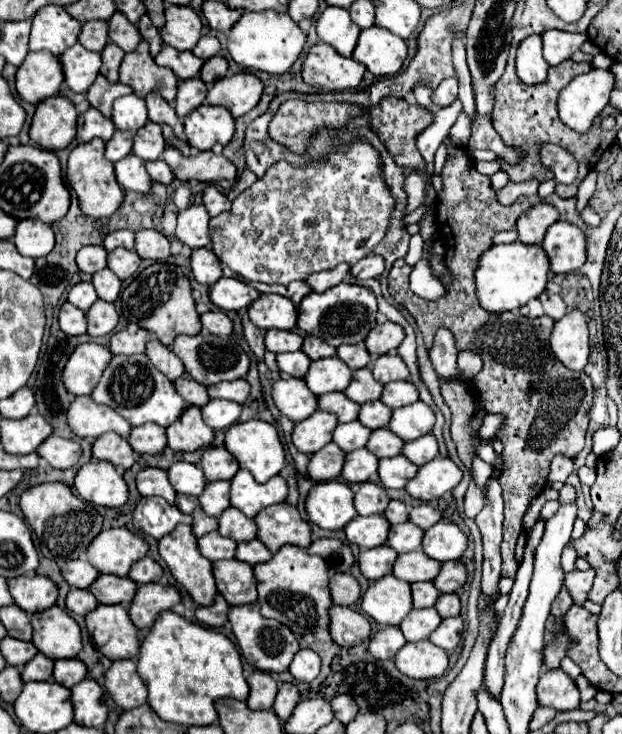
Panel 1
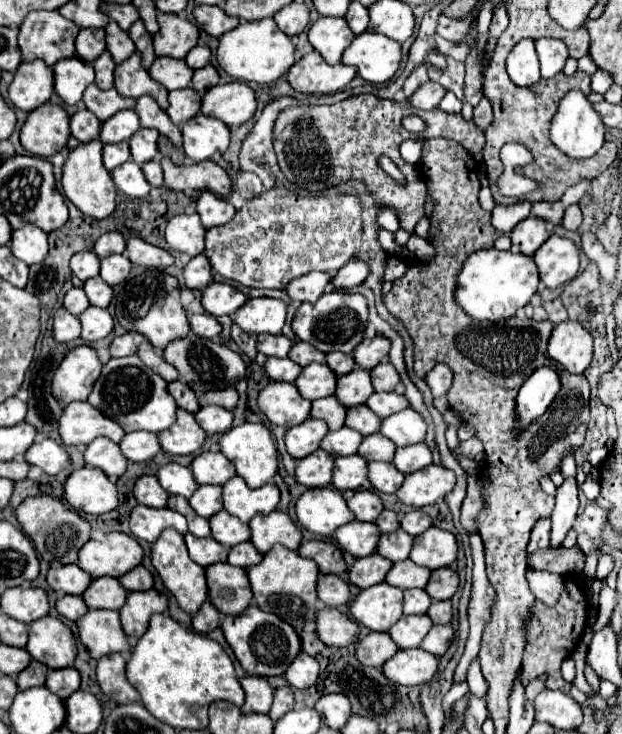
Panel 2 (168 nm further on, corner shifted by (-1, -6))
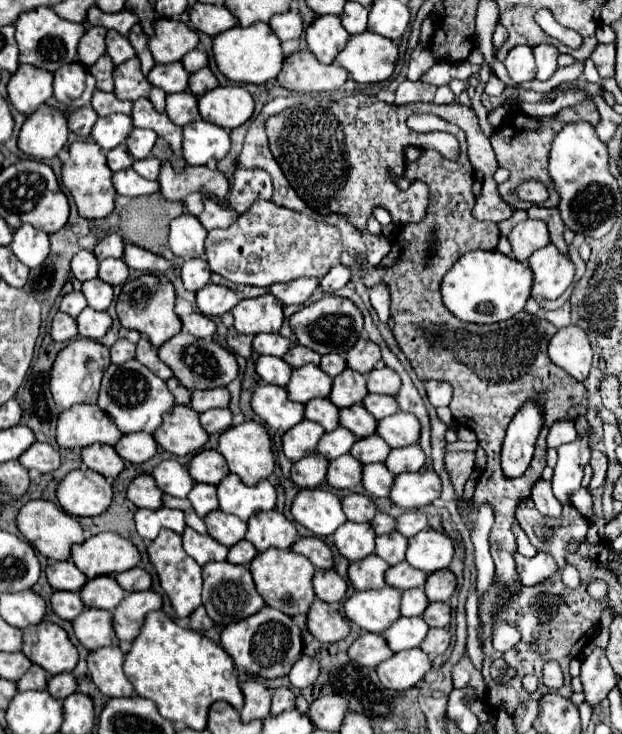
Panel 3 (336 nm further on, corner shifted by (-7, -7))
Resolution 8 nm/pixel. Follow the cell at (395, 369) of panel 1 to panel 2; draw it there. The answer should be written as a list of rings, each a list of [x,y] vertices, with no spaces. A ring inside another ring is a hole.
[[[383,361],[379,363],[373,371],[371,371],[371,379],[373,379],[373,387],[375,391],[395,391],[395,387],[399,385],[399,375],[397,375],[397,369],[389,363],[389,361]]]

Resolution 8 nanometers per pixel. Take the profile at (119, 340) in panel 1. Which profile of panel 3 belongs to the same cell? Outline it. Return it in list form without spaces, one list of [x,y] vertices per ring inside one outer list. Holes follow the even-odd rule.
[[[117,340],[113,346],[111,346],[111,362],[113,364],[123,364],[127,360],[135,358],[135,344],[131,344],[129,340]]]

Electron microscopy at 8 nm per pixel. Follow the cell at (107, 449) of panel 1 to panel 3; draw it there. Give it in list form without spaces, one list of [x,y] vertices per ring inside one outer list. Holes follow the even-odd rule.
[[[93,444],[81,450],[81,460],[87,468],[103,474],[105,478],[113,480],[121,474],[121,470],[125,468],[123,460],[117,456],[113,446],[105,446],[105,444]]]

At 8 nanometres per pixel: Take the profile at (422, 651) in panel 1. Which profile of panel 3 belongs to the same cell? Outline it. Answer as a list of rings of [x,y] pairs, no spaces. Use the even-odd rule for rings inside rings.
[[[411,648],[393,654],[379,664],[379,680],[385,688],[407,690],[415,686],[431,668],[431,660],[421,648]]]

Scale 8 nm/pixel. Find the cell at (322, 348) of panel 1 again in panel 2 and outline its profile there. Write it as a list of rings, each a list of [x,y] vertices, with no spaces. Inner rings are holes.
[[[303,341],[293,345],[289,359],[299,363],[301,367],[307,367],[309,363],[325,363],[325,355],[321,351],[317,351],[311,343],[303,343]]]

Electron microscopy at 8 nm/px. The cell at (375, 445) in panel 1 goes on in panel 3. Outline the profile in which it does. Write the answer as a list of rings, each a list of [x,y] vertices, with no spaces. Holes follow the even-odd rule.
[[[367,436],[367,438],[361,438],[353,444],[351,448],[351,456],[357,458],[361,464],[369,464],[369,462],[383,462],[387,456],[389,456],[391,448],[389,444],[379,438],[379,436]]]

